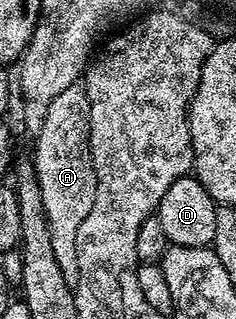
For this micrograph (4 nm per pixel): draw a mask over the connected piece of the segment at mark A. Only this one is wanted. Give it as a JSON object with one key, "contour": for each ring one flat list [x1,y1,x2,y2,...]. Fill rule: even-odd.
{"contour":[[84,83,67,86,67,90,51,102,43,130,39,130,35,144,37,149,31,153,31,159,39,178,39,190,43,190,43,206,47,210,51,230,51,250,55,250,55,262,59,262,59,270,63,270,63,278,76,285,79,278,79,226,83,218,91,214,97,189,93,155,89,149,89,99]]}

